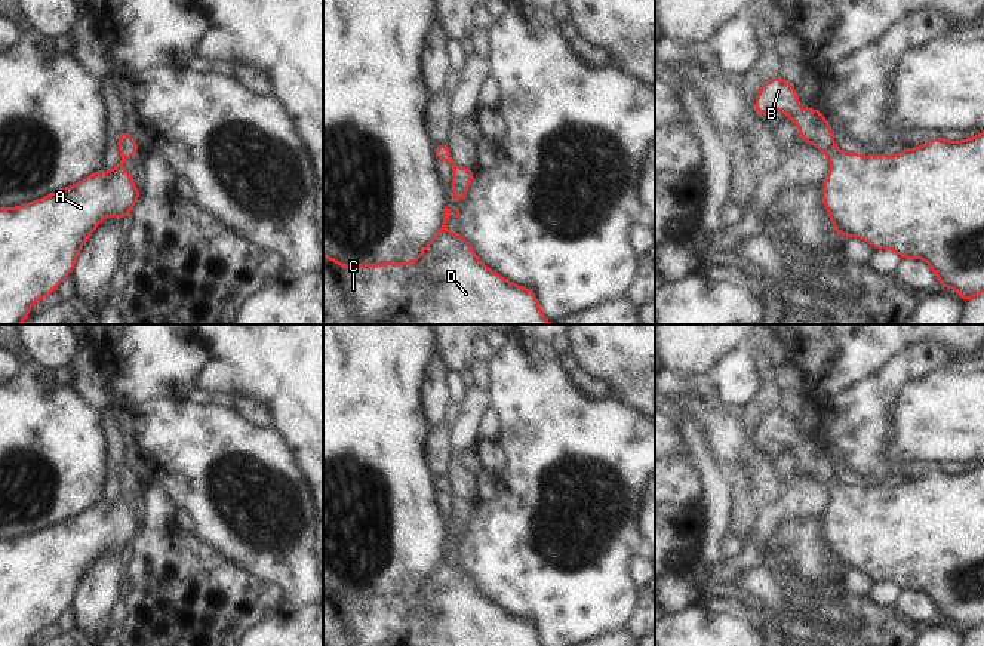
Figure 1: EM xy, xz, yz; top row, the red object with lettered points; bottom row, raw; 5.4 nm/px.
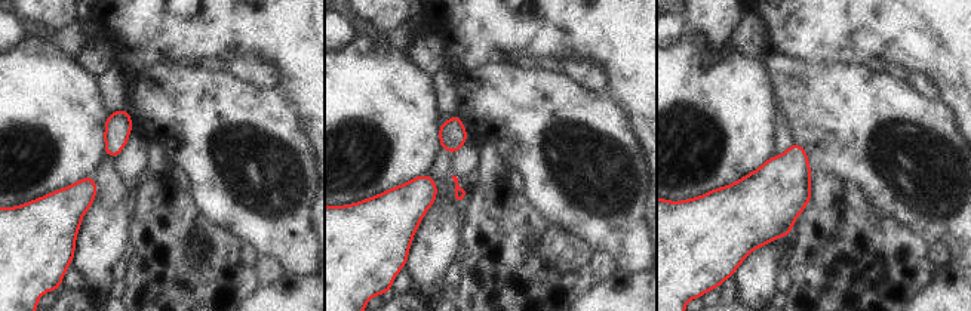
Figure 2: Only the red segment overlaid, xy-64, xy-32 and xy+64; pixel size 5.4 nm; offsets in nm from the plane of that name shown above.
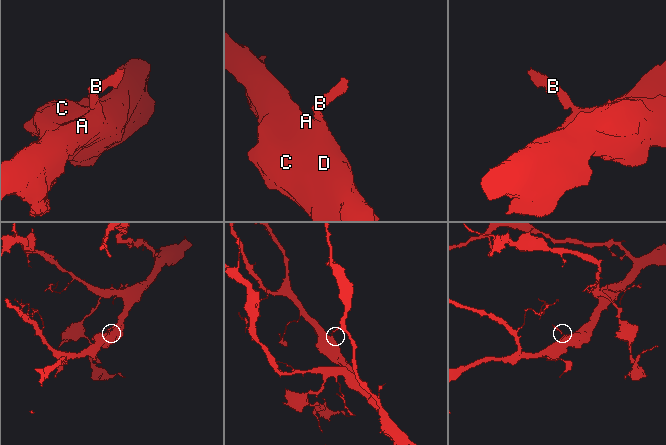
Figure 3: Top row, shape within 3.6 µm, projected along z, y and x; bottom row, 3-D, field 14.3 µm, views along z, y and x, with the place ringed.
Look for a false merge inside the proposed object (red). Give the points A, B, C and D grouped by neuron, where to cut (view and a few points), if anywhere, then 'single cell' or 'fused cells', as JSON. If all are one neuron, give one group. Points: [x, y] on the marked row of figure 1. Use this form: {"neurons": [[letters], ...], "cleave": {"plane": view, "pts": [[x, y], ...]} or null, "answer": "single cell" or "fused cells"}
{"neurons": [["A", "B", "C", "D"]], "cleave": null, "answer": "single cell"}

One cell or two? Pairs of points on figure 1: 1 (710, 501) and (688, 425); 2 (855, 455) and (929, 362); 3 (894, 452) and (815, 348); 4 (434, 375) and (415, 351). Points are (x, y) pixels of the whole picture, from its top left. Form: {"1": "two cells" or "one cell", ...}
{"1": "one cell", "2": "one cell", "3": "two cells", "4": "two cells"}

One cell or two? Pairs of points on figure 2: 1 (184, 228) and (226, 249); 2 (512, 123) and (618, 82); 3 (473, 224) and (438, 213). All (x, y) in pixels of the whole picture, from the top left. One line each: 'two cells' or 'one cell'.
1: one cell
2: two cells
3: two cells

